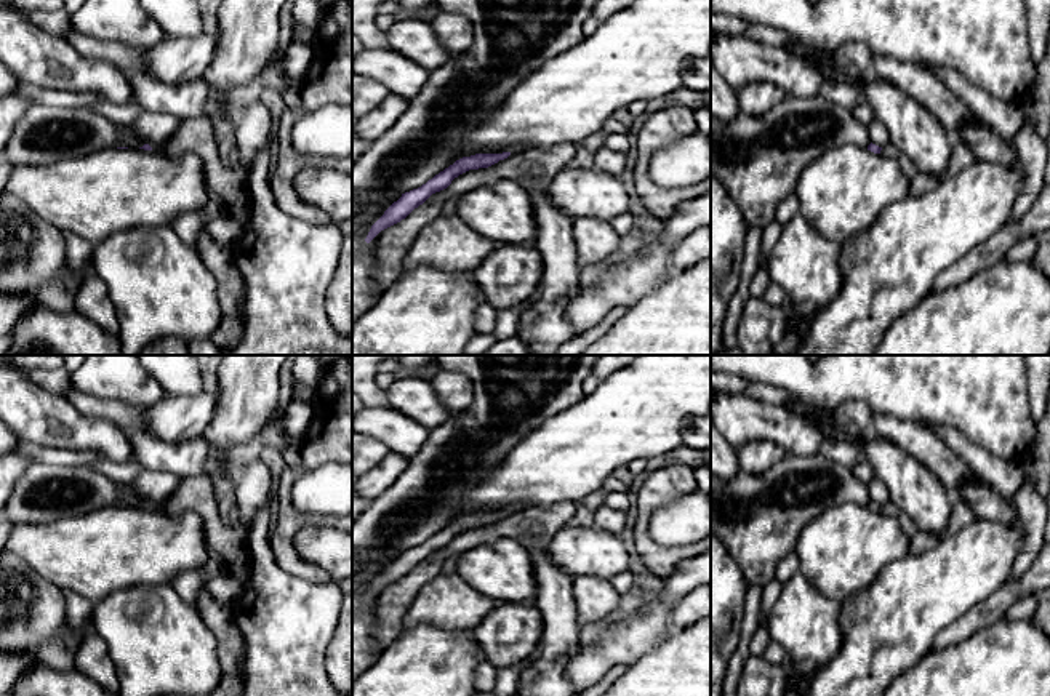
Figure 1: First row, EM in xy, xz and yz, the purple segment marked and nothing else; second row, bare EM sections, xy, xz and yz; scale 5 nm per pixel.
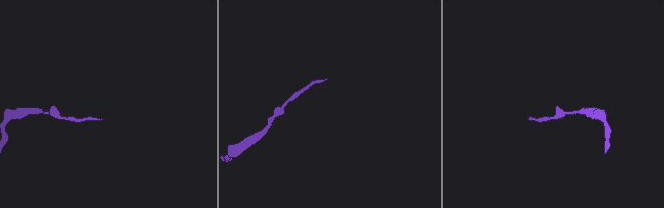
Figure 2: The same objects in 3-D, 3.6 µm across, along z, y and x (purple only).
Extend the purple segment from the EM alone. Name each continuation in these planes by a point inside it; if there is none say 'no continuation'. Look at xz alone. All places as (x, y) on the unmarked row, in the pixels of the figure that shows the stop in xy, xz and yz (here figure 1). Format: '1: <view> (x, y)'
no continuation

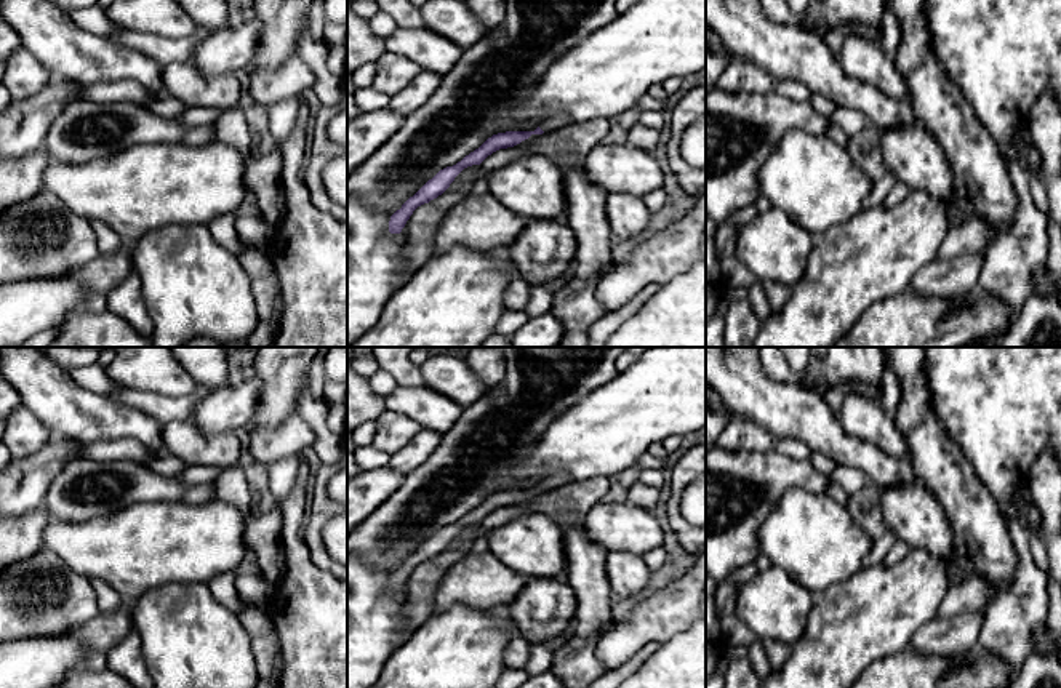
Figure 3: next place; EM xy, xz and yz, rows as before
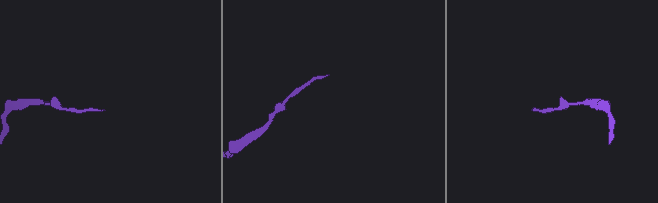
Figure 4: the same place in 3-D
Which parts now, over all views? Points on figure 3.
1: xz (557, 480)

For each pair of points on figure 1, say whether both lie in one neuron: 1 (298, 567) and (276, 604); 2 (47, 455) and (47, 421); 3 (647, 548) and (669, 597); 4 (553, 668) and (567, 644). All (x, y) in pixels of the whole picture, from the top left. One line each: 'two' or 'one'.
1: two
2: two
3: two
4: one

